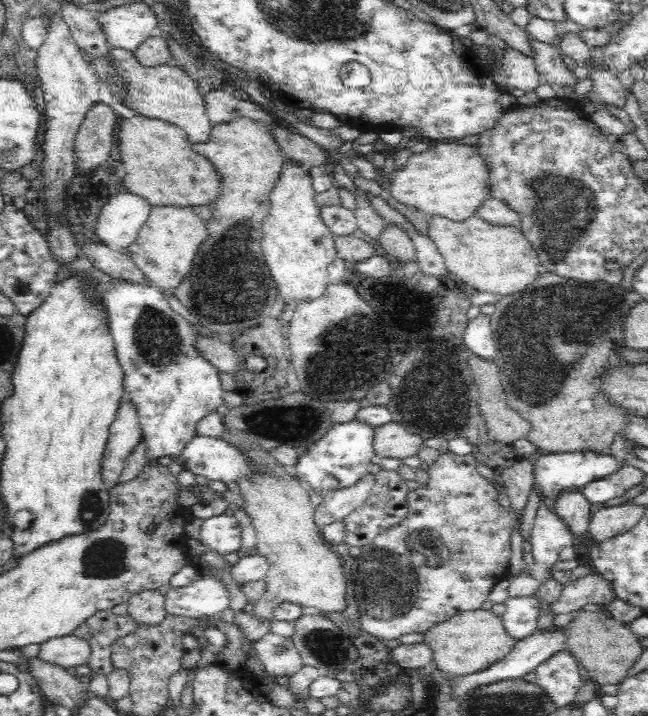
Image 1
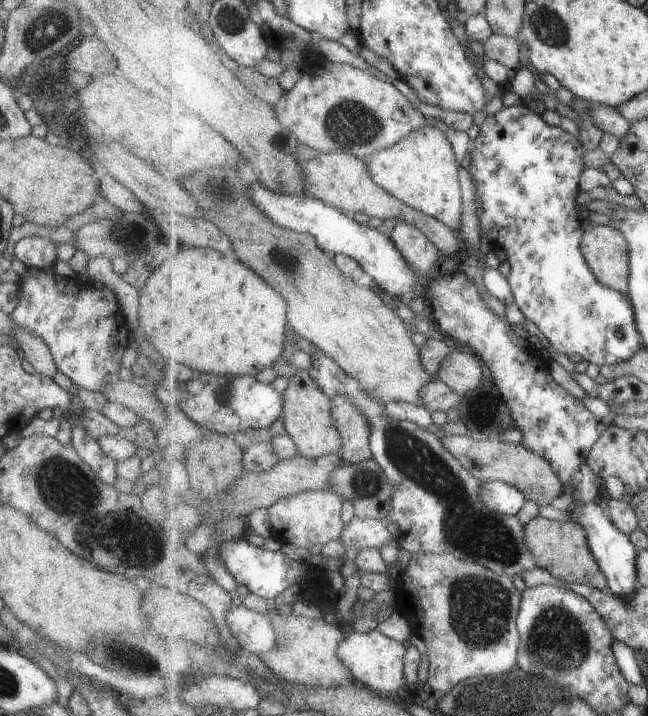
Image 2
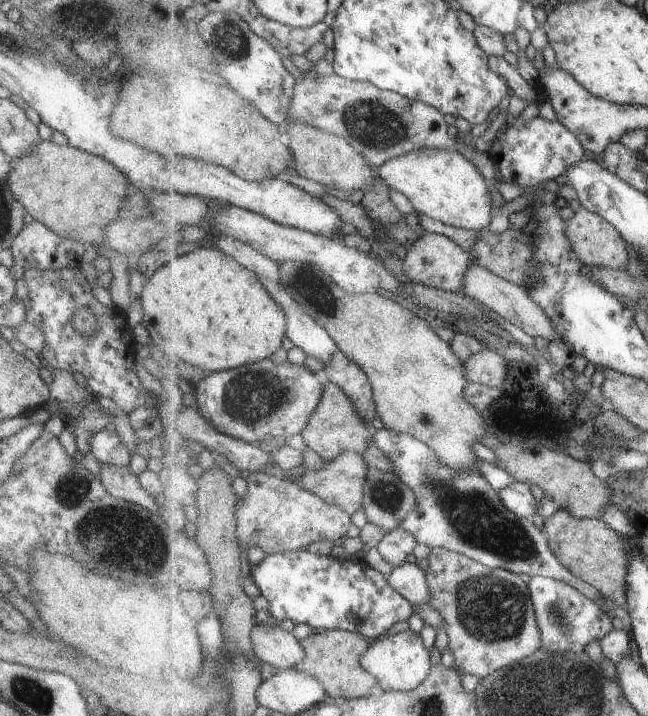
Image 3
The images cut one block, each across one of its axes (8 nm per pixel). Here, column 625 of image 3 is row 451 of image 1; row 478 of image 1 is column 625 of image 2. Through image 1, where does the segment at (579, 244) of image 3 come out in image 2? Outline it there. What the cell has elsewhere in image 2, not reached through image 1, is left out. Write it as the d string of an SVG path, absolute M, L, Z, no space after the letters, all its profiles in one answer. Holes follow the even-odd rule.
M595 225L584 234L582 248L599 282L629 297L631 269L626 236L609 225Z

